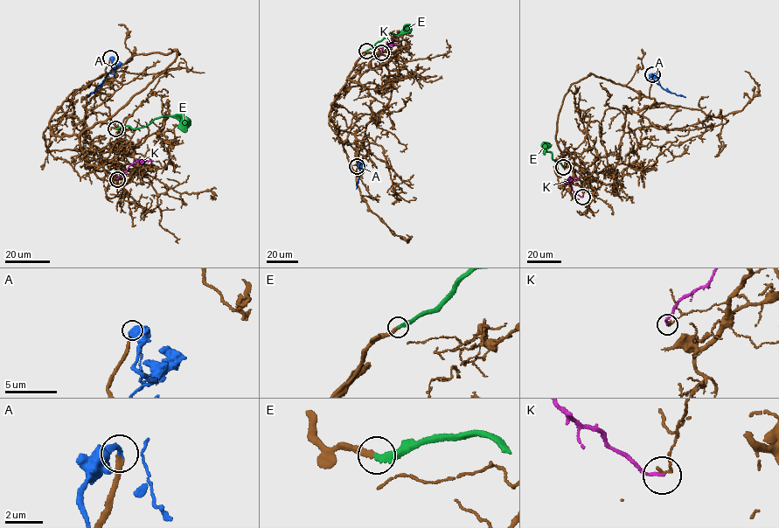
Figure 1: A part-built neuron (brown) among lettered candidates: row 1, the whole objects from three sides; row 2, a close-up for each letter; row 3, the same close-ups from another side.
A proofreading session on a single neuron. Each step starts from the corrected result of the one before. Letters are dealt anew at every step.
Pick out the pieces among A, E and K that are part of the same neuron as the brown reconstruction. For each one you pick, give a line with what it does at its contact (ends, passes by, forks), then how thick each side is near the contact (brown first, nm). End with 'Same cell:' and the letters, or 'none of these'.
A: it ends; calibres 280 and 240 nm
E: it ends; calibres 280 and 360 nm
Same cell: A, E

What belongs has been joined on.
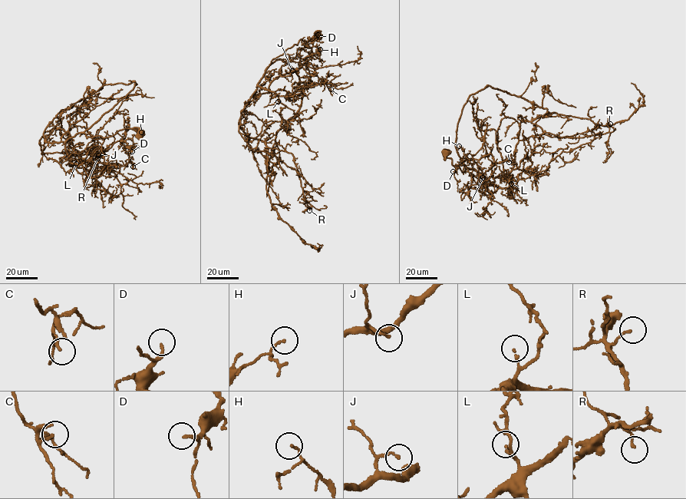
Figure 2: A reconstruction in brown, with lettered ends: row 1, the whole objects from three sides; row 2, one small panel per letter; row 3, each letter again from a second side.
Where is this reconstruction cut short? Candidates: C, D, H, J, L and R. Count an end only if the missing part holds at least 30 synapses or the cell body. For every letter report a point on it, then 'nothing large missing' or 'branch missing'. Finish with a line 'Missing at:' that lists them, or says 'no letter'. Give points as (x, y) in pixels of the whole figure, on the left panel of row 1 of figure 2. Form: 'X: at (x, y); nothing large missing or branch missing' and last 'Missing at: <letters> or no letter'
C: at (133, 166); nothing large missing
D: at (132, 151); branch missing
H: at (141, 132); nothing large missing
J: at (98, 155); nothing large missing
L: at (76, 163); nothing large missing
R: at (97, 158); nothing large missing
Missing at: D

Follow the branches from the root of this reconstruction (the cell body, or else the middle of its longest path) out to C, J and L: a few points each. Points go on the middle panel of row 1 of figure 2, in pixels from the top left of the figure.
C: (318, 35), (308, 41), (300, 39), (274, 58), (258, 84), (268, 89), (275, 79), (308, 63), (331, 89)
J: (318, 35), (308, 41), (300, 39), (298, 44), (274, 58), (258, 84), (268, 89), (275, 79), (292, 71)
L: (318, 35), (314, 41), (300, 39), (268, 67), (258, 84), (274, 93), (278, 101)

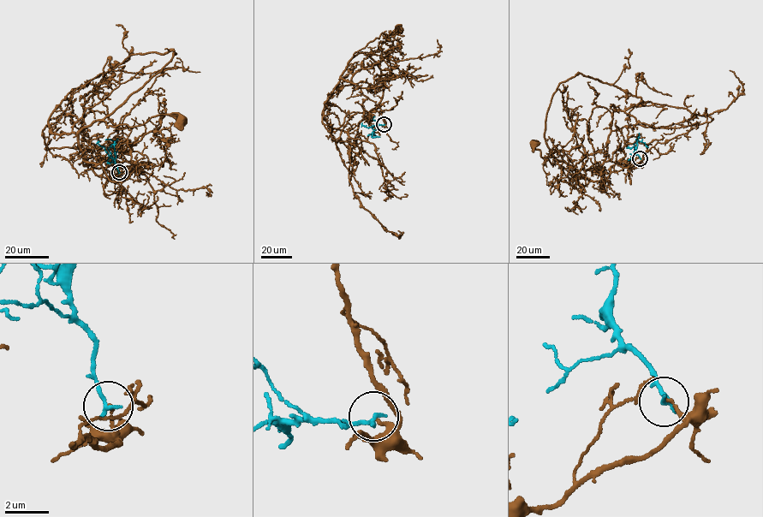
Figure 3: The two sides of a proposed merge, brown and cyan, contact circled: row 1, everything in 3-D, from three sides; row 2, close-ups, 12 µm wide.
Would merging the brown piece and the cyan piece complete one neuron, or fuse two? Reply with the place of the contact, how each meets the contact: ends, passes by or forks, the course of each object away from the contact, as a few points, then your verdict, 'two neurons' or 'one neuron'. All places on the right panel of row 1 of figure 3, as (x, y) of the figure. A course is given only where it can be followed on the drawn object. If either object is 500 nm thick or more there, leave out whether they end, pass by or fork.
(640, 158) | brown ends | cyan ends | brown via (640, 158), (631, 166), (594, 181), (567, 163), (545, 161), (534, 147), (538, 141), (535, 144) | cyan via (640, 158), (636, 152), (637, 140), (648, 147) | two neurons

